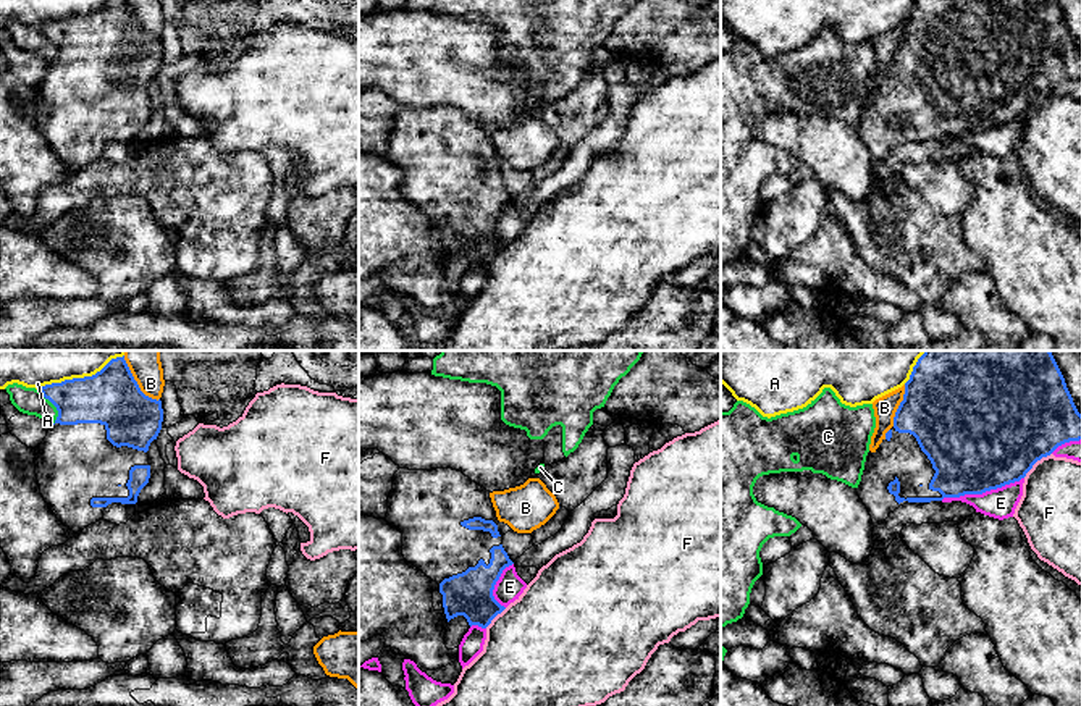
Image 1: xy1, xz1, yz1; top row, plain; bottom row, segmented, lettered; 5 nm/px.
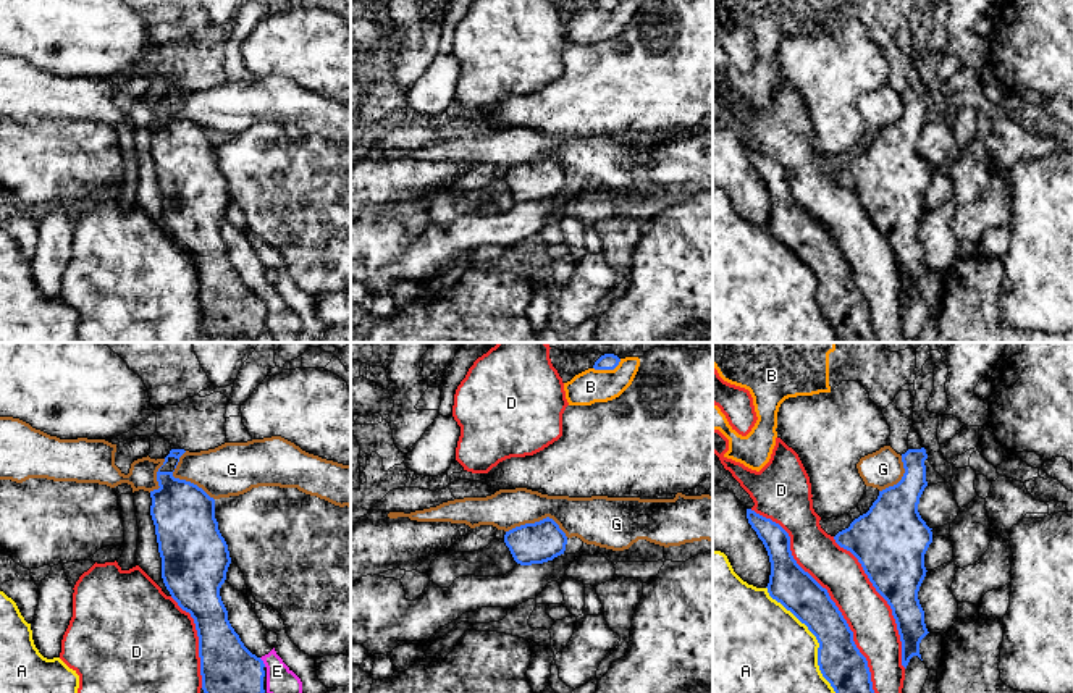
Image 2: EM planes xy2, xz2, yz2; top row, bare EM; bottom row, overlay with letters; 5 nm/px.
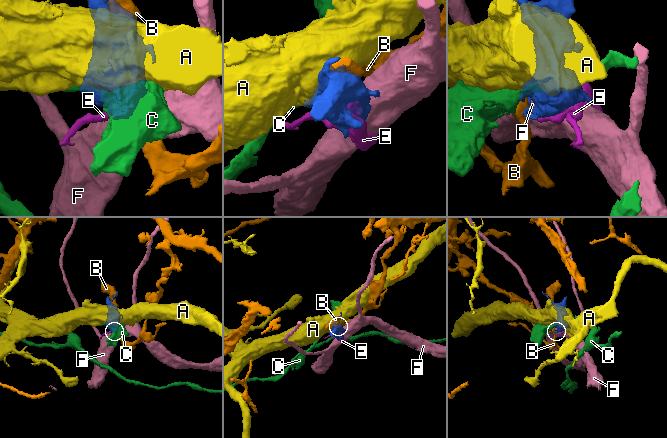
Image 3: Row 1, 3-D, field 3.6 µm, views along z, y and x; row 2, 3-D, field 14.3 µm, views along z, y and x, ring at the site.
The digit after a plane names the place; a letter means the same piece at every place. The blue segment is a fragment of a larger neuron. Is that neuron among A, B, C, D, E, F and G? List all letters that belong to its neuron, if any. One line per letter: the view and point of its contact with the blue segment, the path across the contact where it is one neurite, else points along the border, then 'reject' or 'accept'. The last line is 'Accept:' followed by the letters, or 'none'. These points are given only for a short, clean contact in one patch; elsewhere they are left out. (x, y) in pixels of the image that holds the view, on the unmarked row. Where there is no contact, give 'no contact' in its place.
A: meets blue in yz2 at (818, 280); reject
B: meets blue in xy1 at (138, 23); reject
C: meets blue in xy1 at (55, 44); reject
D: meets blue in yz2 at (831, 238); reject
E: meets blue in yz1 at (981, 131); reject
F: meets blue in yz1 at (1036, 99); reject
G: meets blue in xy2 at (181, 118); border along xy2 (185, 89), (173, 113), (196, 121), (214, 138); reject
Accept: none

